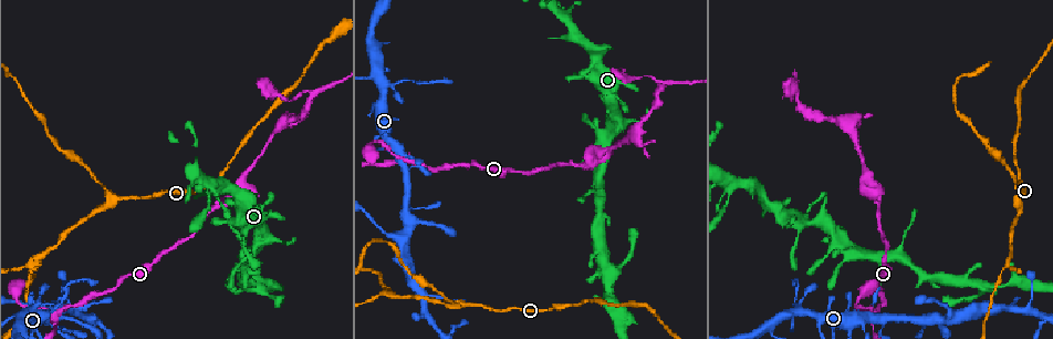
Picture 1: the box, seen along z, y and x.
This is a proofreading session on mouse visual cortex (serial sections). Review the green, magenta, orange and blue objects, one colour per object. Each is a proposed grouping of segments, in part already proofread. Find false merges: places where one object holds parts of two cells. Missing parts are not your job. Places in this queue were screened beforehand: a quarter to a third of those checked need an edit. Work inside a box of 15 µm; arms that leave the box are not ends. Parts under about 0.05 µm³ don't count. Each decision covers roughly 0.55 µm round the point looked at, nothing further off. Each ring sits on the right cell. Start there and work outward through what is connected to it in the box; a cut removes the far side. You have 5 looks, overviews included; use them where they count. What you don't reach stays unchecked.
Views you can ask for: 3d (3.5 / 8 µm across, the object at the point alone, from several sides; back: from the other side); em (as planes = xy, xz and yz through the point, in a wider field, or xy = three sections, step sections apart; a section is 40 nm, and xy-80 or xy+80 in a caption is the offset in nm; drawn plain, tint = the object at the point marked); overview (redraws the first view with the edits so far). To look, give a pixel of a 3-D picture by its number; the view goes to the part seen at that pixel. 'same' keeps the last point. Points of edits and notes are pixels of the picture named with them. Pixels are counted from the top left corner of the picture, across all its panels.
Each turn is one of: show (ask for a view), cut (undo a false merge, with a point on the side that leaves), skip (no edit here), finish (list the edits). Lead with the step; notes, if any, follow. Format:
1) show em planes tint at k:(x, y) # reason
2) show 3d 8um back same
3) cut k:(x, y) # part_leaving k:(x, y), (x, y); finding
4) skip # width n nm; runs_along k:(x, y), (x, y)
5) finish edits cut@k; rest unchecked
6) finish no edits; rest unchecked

show 3d 3.5um at 1:(592, 153) # a fork

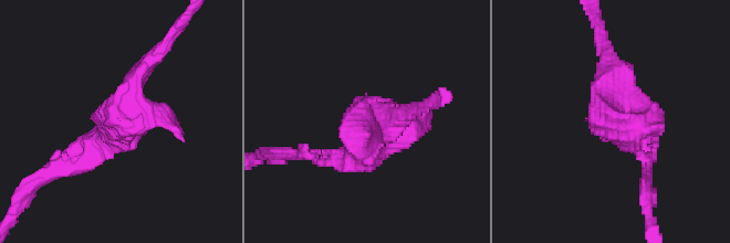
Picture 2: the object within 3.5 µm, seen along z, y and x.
show em xy step 3 tint at 2:(134, 112)

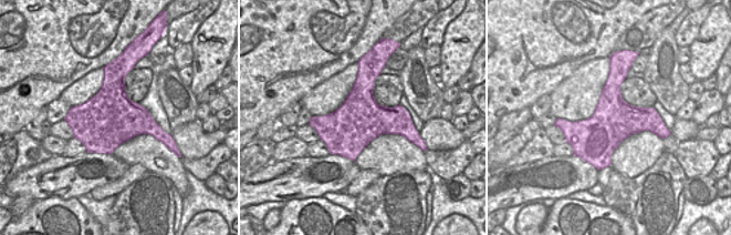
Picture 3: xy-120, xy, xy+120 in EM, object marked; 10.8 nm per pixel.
skip # all the same cell

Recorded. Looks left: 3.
show 3d 3.5um at 1:(609, 270) # thick turns thin

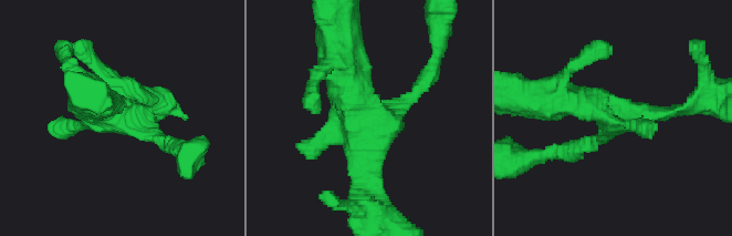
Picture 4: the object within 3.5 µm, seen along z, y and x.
skip # runs_along 4:(343, 59), (370, 192); one cell here

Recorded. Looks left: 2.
finish no edits; rest unchecked

